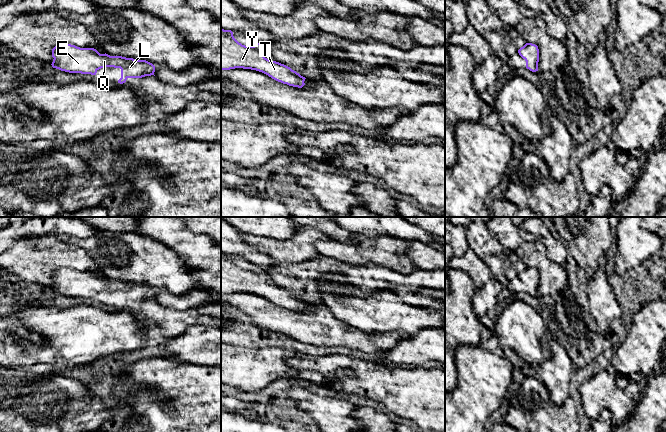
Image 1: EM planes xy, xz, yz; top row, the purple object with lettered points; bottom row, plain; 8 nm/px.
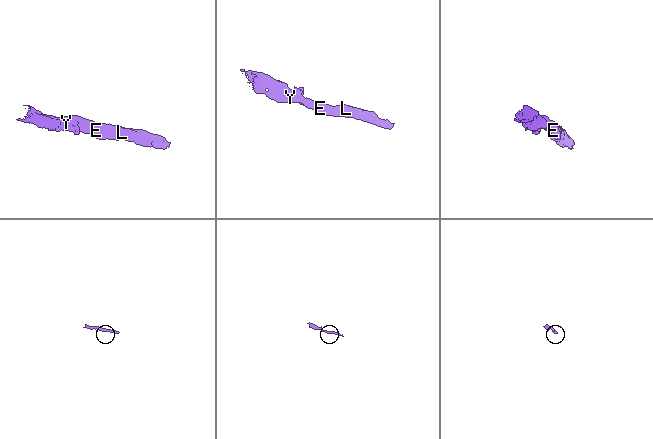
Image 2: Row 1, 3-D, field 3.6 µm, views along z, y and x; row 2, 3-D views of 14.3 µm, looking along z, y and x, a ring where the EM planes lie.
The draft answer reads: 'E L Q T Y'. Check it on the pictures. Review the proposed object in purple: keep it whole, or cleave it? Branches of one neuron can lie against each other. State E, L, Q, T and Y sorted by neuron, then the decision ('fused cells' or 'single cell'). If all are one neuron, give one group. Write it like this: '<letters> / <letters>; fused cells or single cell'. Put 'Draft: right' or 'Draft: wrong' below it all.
E L Q T Y; single cell
Draft: right

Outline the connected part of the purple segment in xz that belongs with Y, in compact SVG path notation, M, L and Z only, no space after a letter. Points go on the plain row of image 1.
M221 252L221 295L235 292L262 296L272 303L289 310L302 312L305 301L290 291L264 281L267 272L260 267L245 270L239 267L231 254Z

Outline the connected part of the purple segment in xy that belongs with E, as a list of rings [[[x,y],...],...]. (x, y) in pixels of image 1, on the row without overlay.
[[[65,267],[52,273],[52,281],[53,292],[69,297],[96,299],[101,292],[120,292],[120,308],[125,307],[128,302],[142,302],[154,299],[155,296],[155,290],[146,284],[100,278],[94,272],[80,272]]]

